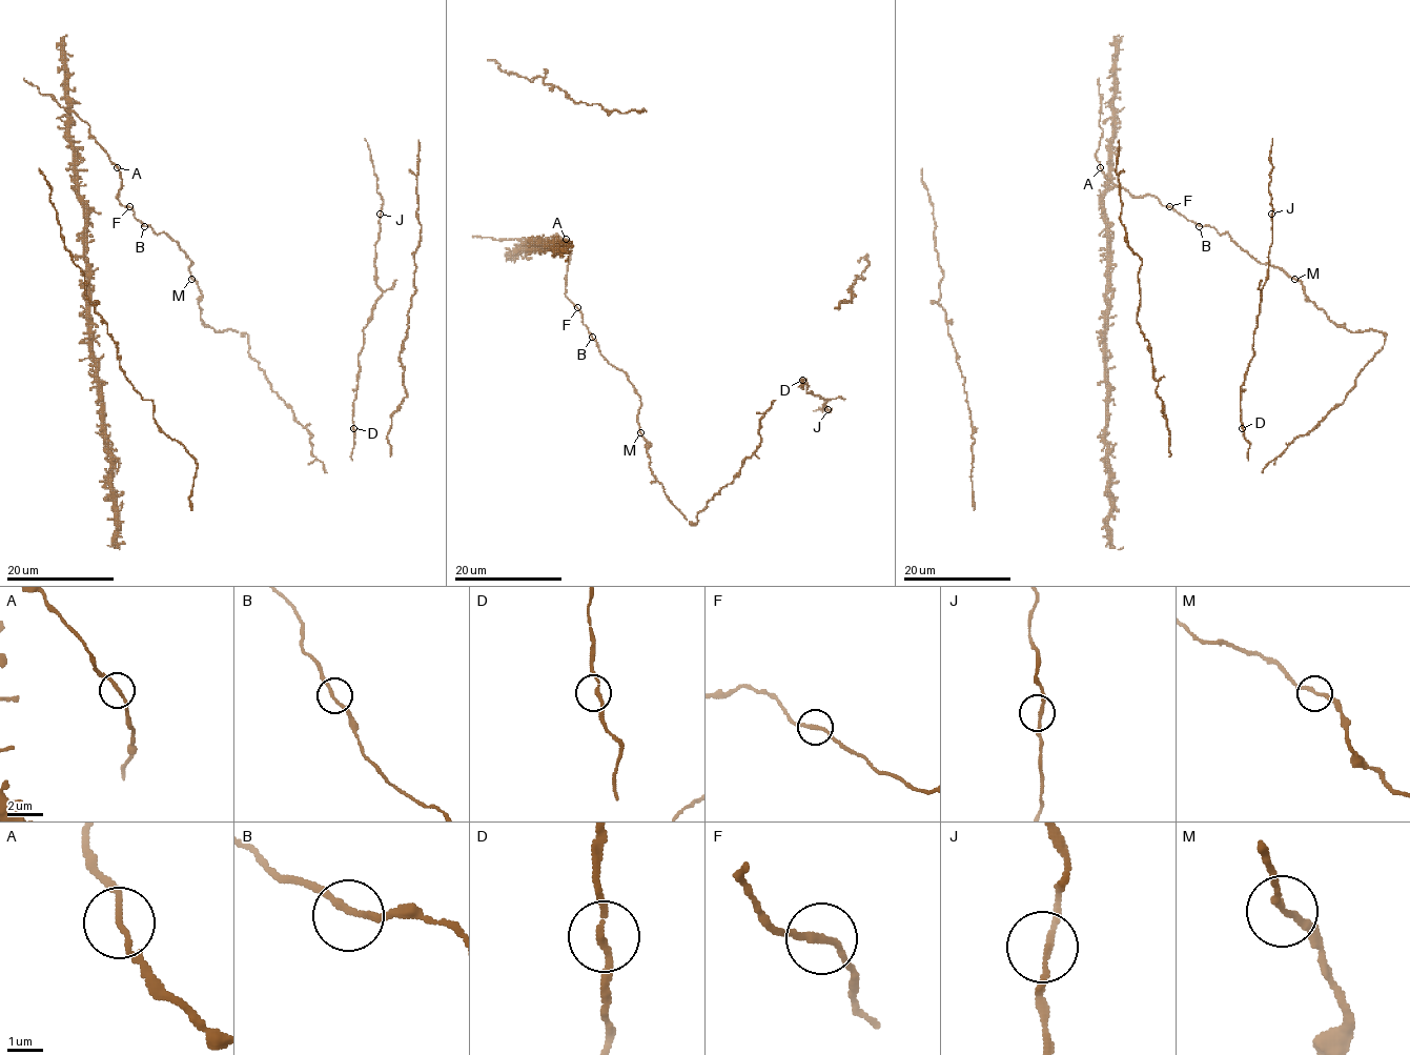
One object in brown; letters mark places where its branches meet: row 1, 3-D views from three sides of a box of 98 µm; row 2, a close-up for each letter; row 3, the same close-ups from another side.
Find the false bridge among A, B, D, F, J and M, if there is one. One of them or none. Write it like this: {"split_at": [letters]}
{"split_at": []}

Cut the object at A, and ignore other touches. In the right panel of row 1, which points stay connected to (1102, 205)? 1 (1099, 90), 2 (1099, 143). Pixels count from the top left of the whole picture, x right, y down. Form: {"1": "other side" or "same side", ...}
{"1": "other side", "2": "other side"}

